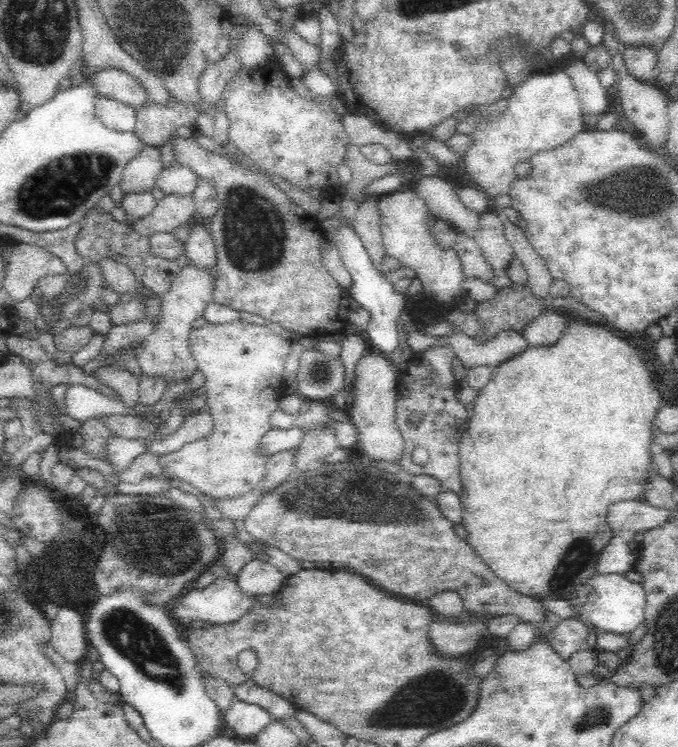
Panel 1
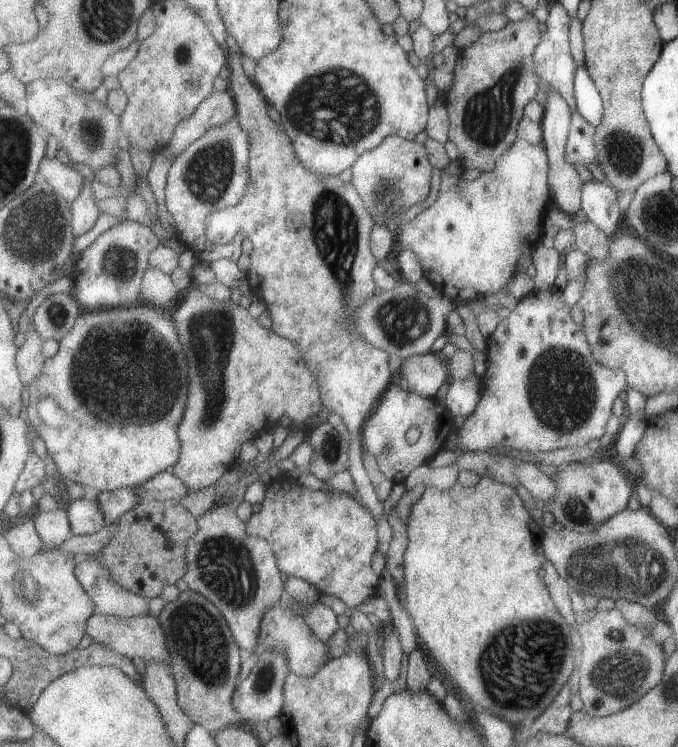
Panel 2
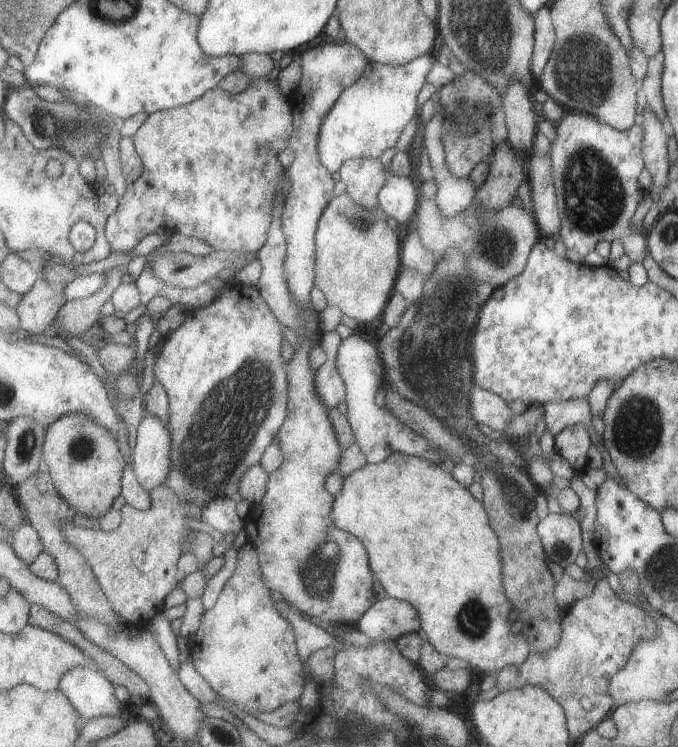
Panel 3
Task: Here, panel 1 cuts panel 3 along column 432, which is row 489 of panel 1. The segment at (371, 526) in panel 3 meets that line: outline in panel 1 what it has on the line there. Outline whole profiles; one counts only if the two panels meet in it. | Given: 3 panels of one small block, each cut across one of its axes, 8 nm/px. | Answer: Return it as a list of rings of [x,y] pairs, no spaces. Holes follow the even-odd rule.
[[[570,320],[568,334],[562,338],[562,344],[558,344],[552,350],[534,348],[526,352],[524,356],[510,360],[494,370],[492,380],[484,390],[480,390],[480,396],[474,400],[474,410],[470,418],[470,426],[462,436],[460,450],[458,450],[458,482],[460,482],[460,522],[466,530],[466,546],[474,552],[474,556],[496,576],[496,580],[504,582],[510,590],[524,598],[532,598],[538,602],[550,602],[550,600],[562,600],[568,598],[574,592],[574,588],[588,580],[596,570],[598,554],[608,546],[612,532],[606,524],[606,510],[610,504],[618,500],[636,500],[642,490],[642,472],[652,464],[650,448],[652,446],[652,420],[662,404],[662,394],[654,388],[652,376],[640,358],[640,354],[618,336],[618,332],[598,328],[598,326],[584,326],[582,322]]]

